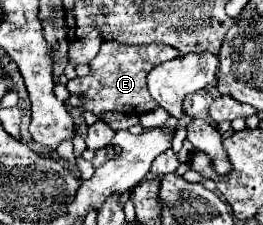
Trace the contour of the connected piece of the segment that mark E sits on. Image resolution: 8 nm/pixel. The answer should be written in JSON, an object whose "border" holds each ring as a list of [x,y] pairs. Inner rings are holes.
{"border":[[[105,41],[97,53],[97,57],[89,63],[91,73],[81,77],[75,77],[67,83],[67,89],[71,95],[83,95],[85,105],[83,109],[93,111],[95,115],[101,115],[103,111],[121,111],[129,115],[141,115],[147,111],[153,111],[157,107],[157,101],[149,95],[147,89],[147,73],[157,67],[163,61],[179,57],[177,49],[171,45],[121,45],[117,41]]]}

